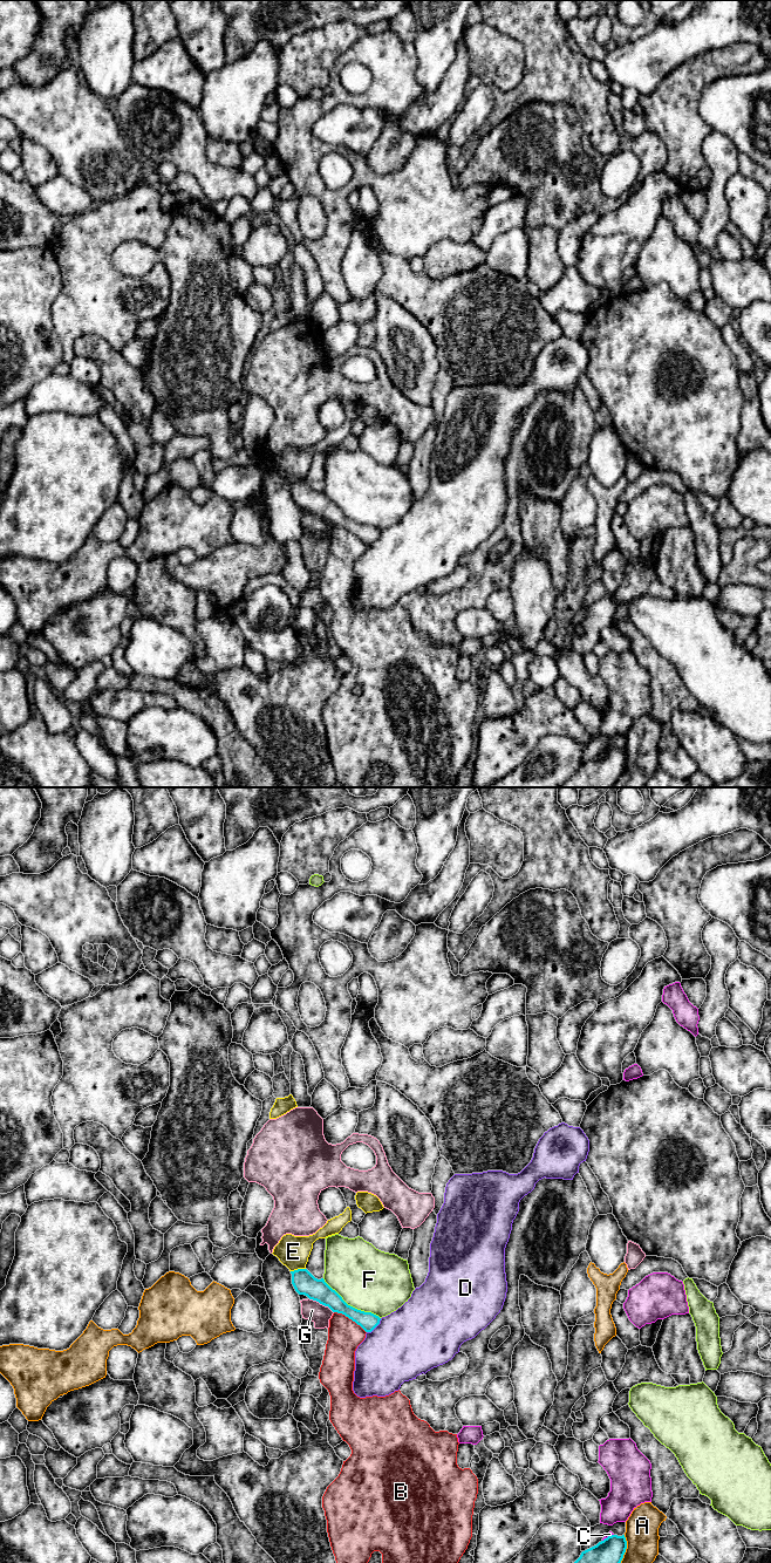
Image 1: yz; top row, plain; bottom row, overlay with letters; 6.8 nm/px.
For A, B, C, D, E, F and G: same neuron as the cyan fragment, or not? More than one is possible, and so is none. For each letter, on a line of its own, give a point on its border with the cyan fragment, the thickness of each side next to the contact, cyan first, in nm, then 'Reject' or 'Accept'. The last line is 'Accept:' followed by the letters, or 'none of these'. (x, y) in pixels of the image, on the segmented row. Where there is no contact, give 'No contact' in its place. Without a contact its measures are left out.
A: Touches cyan at yz (626, 1548). Thickness 180 nm (cyan) against 220 nm. Reject
B: Touches cyan at yz (350, 1318). Thickness 140 nm (cyan) against 220 nm. Reject
C: Touches cyan at yz (608, 1536). Thickness 180 nm (cyan) against 30 nm. Reject
D: Touches cyan at yz (375, 1326). Thickness 120 nm (cyan) against 460 nm. Reject
E: Touches cyan at yz (298, 1269). Thickness 160 nm (cyan) against 220 nm. Reject
F: Touches cyan at yz (352, 1306). Thickness 140 nm (cyan) against 440 nm. Reject
G: Touches cyan at yz (321, 1303). Thickness 160 nm (cyan) against 140 nm. Reject
Accept: none of these

